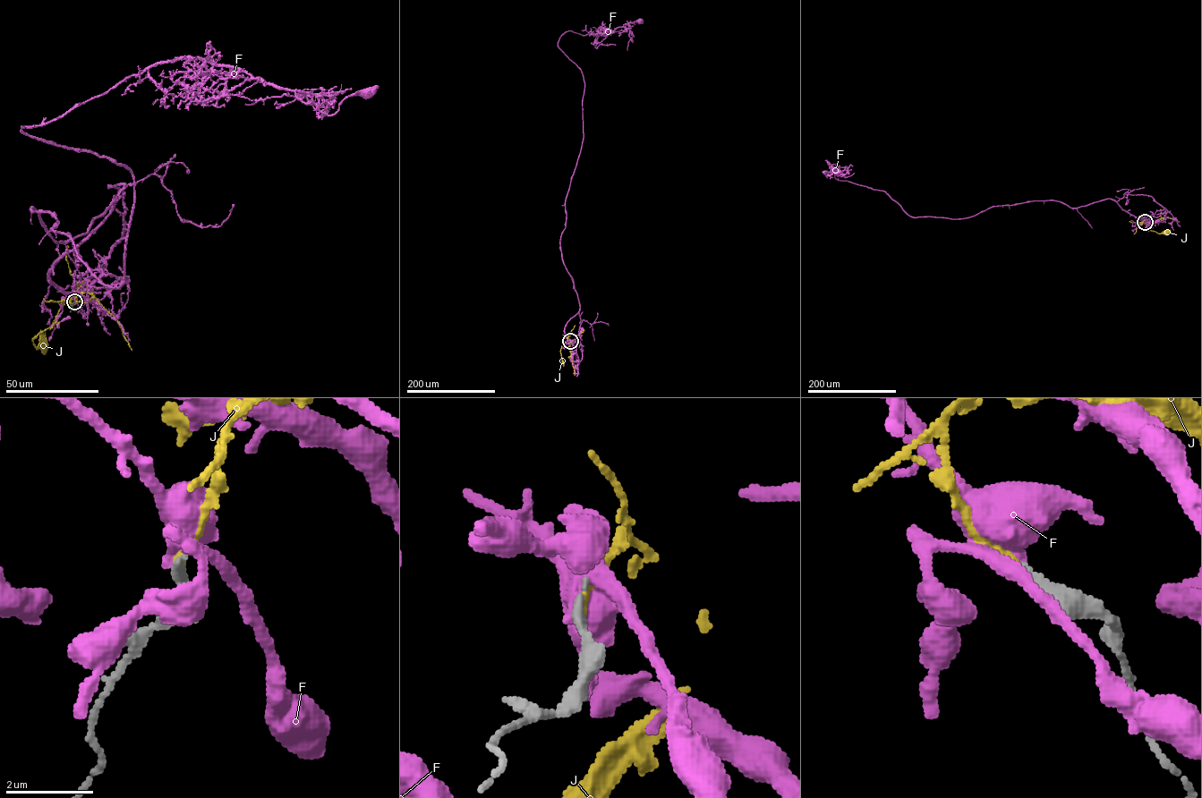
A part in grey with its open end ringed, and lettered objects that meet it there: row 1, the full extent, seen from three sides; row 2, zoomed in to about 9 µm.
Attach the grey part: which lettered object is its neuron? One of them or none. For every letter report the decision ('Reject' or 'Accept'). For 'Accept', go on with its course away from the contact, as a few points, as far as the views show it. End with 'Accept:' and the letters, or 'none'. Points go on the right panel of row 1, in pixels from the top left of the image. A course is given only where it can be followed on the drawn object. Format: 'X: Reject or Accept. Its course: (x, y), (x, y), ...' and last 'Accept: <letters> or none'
F: Reject
J: Accept. Its course: (1145, 222), (1148, 222), (1148, 229), (1158, 233), (1170, 230)
Accept: J

